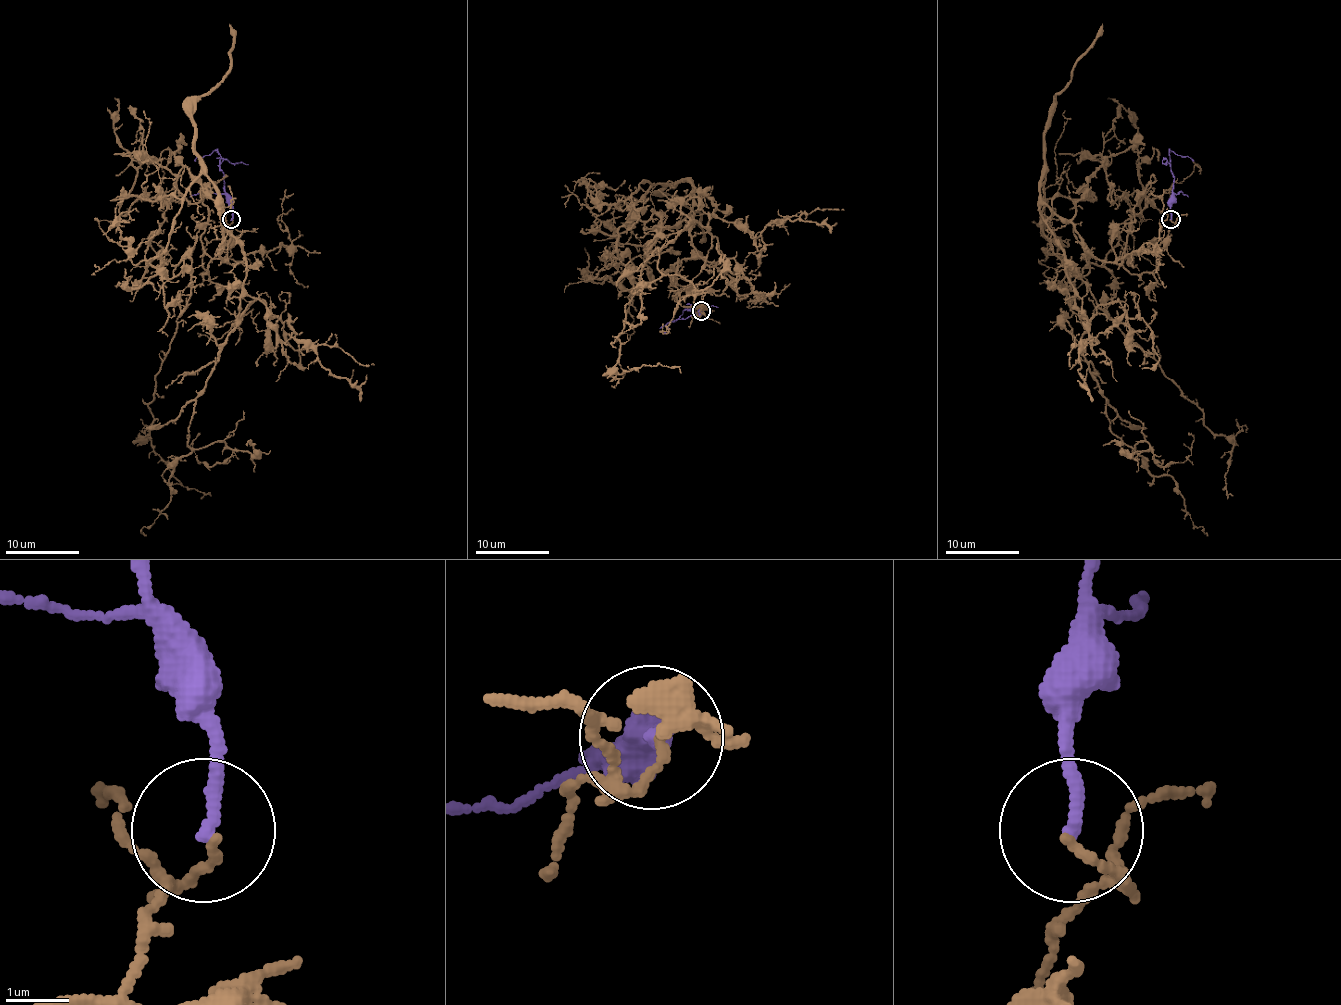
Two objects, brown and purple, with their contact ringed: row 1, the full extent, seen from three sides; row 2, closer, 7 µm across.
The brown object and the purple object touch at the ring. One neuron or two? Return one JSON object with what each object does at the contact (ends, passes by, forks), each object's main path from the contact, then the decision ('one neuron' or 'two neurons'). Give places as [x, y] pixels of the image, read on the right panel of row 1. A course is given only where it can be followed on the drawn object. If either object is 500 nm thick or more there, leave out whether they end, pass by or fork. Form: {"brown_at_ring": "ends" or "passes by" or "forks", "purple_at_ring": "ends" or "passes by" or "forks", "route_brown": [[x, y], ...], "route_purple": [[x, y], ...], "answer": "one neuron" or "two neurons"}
{"brown_at_ring": "ends", "purple_at_ring": "ends", "route_brown": [[1171, 219], [1156, 267], [1132, 275], [1052, 210], [1043, 173], [1054, 255], [1232, 438], [1232, 495]], "route_purple": [[1171, 219], [1173, 173], [1169, 153], [1173, 151], [1193, 160]], "answer": "two neurons"}

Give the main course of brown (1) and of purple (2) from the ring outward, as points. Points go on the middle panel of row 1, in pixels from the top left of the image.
1: (703, 311), (673, 296), (697, 254), (690, 181), (643, 181), (630, 207), (660, 233), (617, 372), (680, 372)
2: (701, 311), (693, 313), (686, 309), (664, 333)

